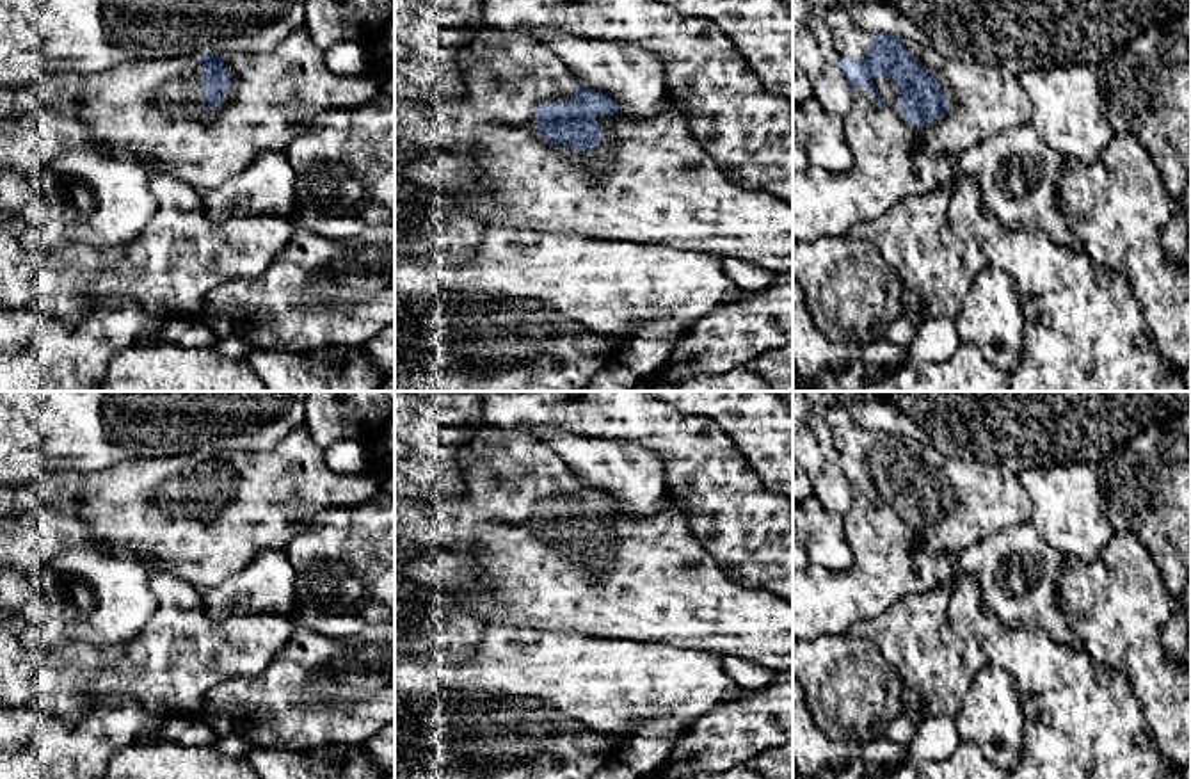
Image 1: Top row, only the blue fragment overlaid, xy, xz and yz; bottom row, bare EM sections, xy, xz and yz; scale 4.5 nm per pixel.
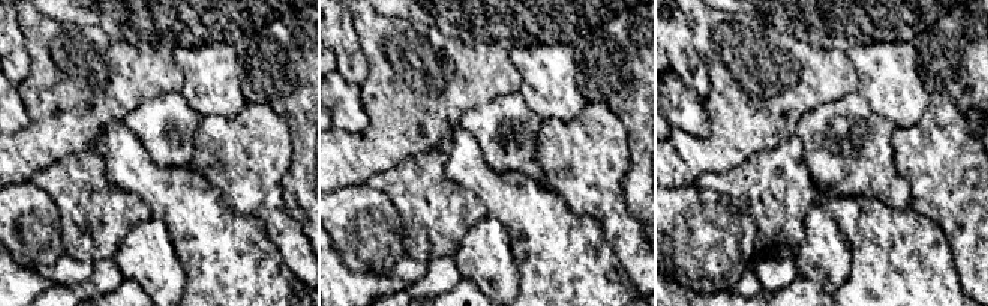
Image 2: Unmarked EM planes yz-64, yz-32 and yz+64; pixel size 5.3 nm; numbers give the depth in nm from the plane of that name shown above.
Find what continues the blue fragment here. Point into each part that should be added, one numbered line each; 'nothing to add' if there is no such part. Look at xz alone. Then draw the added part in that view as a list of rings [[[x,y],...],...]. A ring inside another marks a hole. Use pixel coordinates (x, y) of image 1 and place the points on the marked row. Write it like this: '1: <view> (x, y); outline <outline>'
1: xz (651, 182); outline [[[485,27],[459,52],[459,62],[468,87],[462,98],[423,103],[395,96],[395,180],[405,180],[398,167],[428,148],[457,151],[484,169],[487,190],[448,194],[457,206],[487,226],[693,249],[752,261],[771,272],[793,272],[793,205],[766,190],[750,189],[722,169],[693,137],[688,116],[668,94],[659,110],[642,121],[620,114],[597,116],[596,124],[603,128],[601,142],[594,151],[572,151],[569,144],[549,144],[537,130],[535,108],[542,103],[572,101],[572,91],[578,87],[569,66],[542,41],[526,32],[503,34]]]

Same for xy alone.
1: xy (155, 111); outline [[[306,27],[290,32],[272,52],[224,57],[224,69],[231,85],[215,108],[206,107],[201,53],[130,60],[105,73],[68,78],[53,103],[80,119],[98,146],[137,158],[203,196],[238,176],[260,153],[286,151],[322,110],[364,107],[382,92],[373,71],[332,73]]]

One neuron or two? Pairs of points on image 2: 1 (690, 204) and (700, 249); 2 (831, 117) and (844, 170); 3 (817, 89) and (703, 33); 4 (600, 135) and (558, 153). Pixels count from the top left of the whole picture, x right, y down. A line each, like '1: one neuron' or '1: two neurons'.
1: one neuron
2: one neuron
3: one neuron
4: one neuron

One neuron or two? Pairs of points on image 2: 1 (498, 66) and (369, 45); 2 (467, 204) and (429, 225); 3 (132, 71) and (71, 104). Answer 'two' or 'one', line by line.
1: one
2: one
3: one

